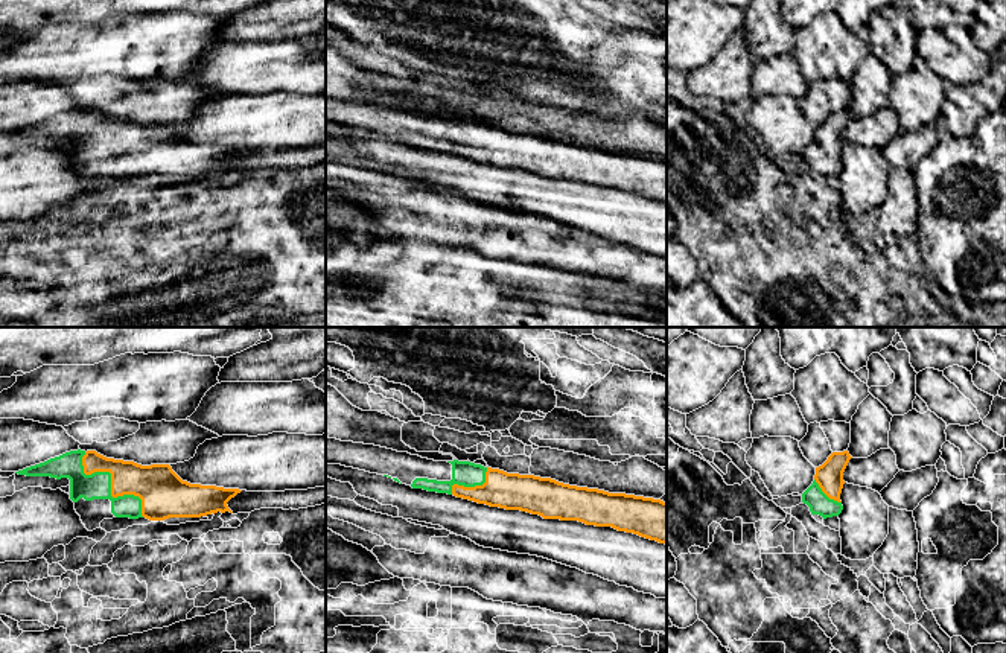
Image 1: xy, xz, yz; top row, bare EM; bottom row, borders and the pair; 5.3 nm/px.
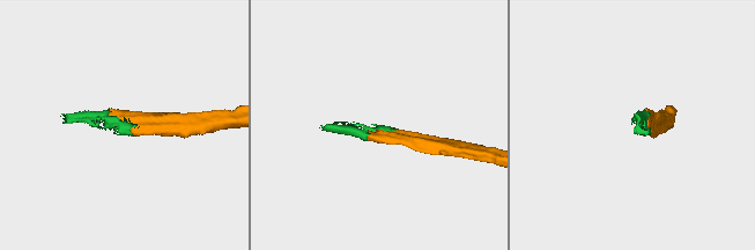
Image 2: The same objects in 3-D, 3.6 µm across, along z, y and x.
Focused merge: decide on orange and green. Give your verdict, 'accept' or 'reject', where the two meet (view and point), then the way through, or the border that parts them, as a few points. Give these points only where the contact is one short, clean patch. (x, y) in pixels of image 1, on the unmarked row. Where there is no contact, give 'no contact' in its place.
accept; contact xy (111, 143)

